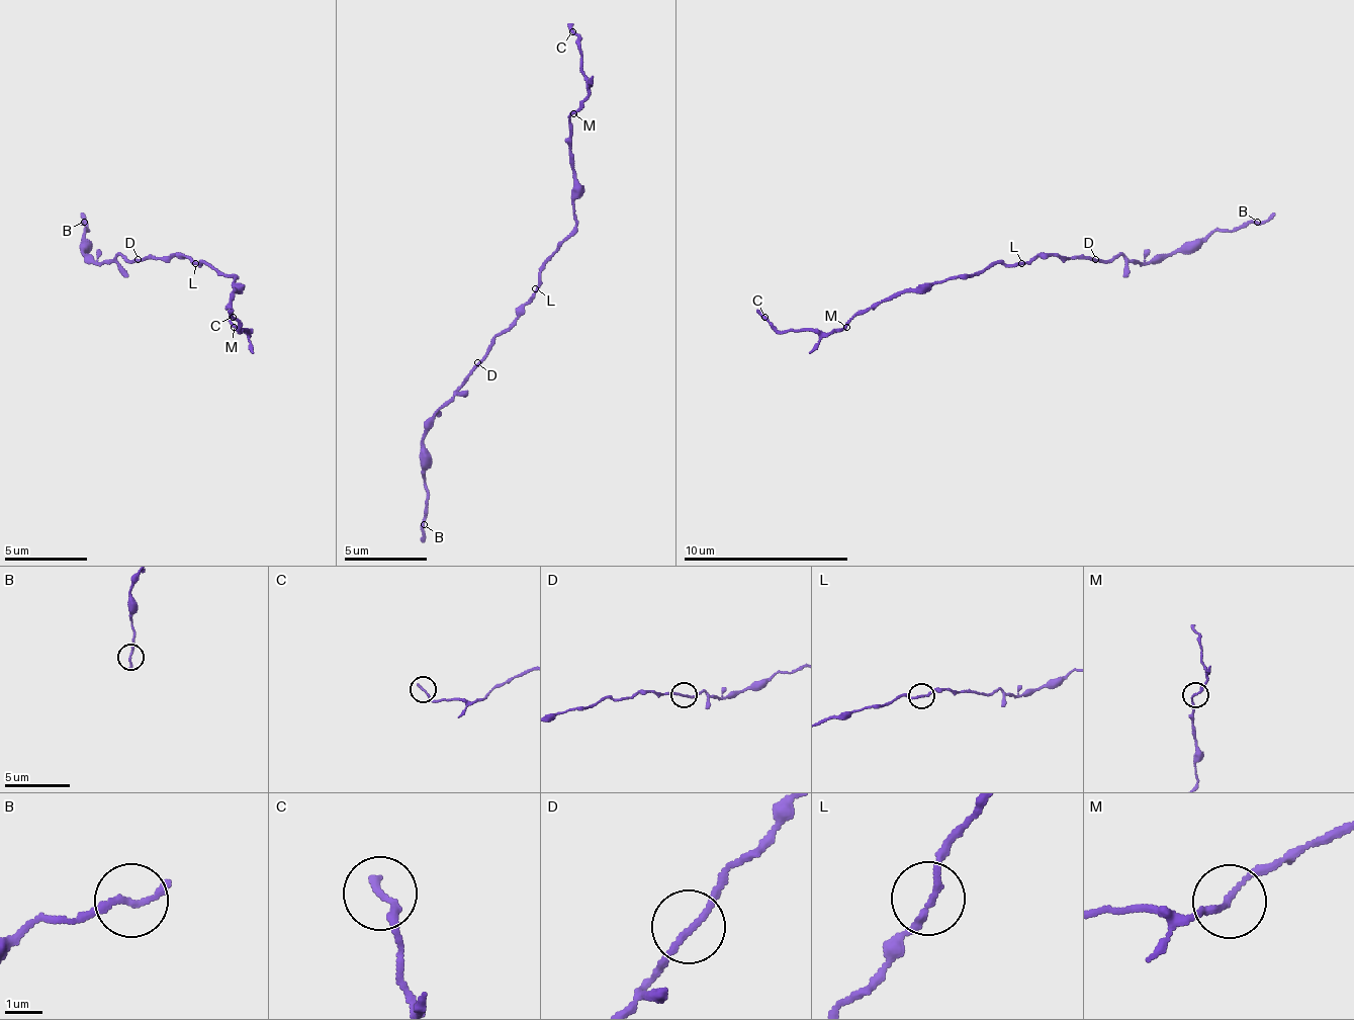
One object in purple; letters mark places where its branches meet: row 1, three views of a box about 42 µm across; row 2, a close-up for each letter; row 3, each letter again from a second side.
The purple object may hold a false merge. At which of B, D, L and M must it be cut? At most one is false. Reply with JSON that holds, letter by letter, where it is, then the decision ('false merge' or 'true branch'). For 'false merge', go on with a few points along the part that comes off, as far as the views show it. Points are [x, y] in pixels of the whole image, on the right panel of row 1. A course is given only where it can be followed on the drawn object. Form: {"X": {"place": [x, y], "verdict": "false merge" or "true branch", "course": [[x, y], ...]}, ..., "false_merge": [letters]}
{"B": {"place": [1257, 222], "verdict": "true branch"}, "D": {"place": [1095, 259], "verdict": "true branch"}, "L": {"place": [1021, 263], "verdict": "true branch"}, "M": {"place": [846, 327], "verdict": "false merge", "course": [[847, 325], [814, 334], [777, 330], [755, 309]]}, "false_merge": ["M"]}

